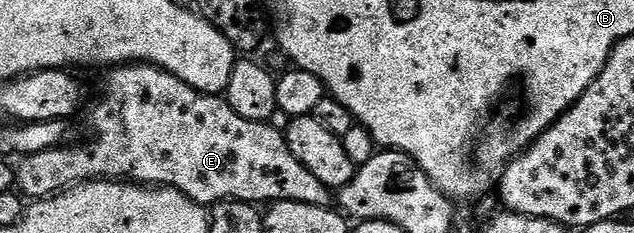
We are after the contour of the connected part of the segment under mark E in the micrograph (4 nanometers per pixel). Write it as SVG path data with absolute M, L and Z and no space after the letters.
M129 64L113 69L112 74L104 82L104 91L100 94L100 99L91 106L87 111L88 126L92 129L92 139L84 142L81 146L72 146L73 144L65 144L54 150L46 152L38 152L31 158L25 158L19 164L16 170L16 181L18 190L25 199L39 200L41 198L53 198L55 194L63 194L66 190L71 190L74 186L82 186L86 182L95 182L97 180L119 180L125 184L139 184L145 188L167 188L169 190L177 190L186 195L192 202L205 208L211 208L217 202L251 202L253 204L271 204L273 202L297 202L298 204L314 204L315 206L329 205L330 191L320 181L310 173L295 158L288 147L287 137L283 133L275 131L266 122L251 122L242 116L238 116L238 112L234 112L234 108L223 97L214 94L203 94L194 88L190 88L190 84L186 84L182 80L178 80L178 76L174 76L170 72L160 69L158 66L149 66L147 64Z

